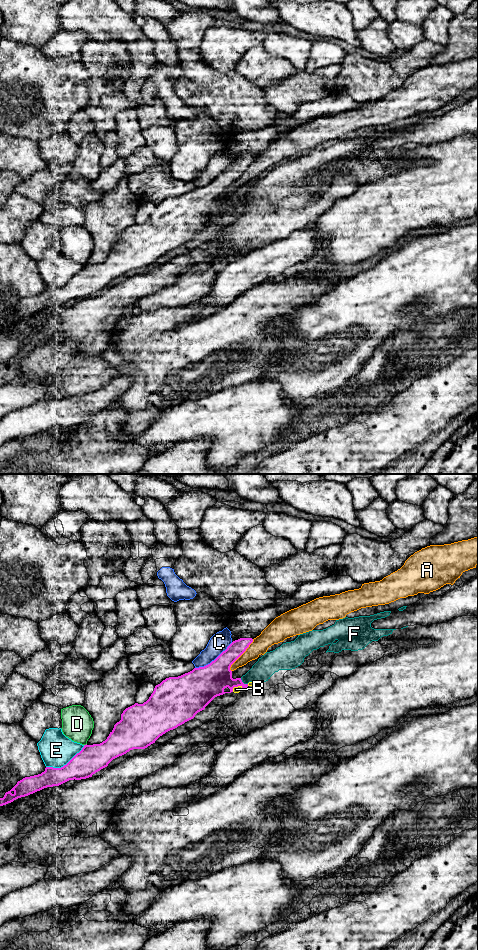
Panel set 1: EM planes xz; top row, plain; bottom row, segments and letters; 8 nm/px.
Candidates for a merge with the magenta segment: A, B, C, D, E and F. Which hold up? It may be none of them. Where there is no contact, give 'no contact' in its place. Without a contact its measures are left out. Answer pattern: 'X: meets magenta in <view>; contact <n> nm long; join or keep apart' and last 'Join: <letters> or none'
A: meets magenta in xz; contact 320 nm long; keep apart
B: meets magenta in xz; contact 100 nm long; keep apart
C: meets magenta in xz; contact 360 nm long; keep apart
D: meets magenta in xz; contact 30 nm long; keep apart
E: meets magenta in xz; contact 360 nm long; keep apart
F: meets magenta in xz; contact 80 nm long; keep apart
Join: none

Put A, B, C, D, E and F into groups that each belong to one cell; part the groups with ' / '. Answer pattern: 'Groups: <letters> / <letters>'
Groups: A / B F / C / D / E

